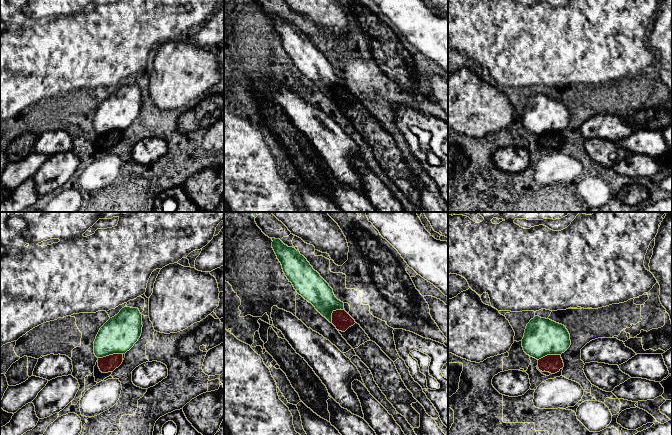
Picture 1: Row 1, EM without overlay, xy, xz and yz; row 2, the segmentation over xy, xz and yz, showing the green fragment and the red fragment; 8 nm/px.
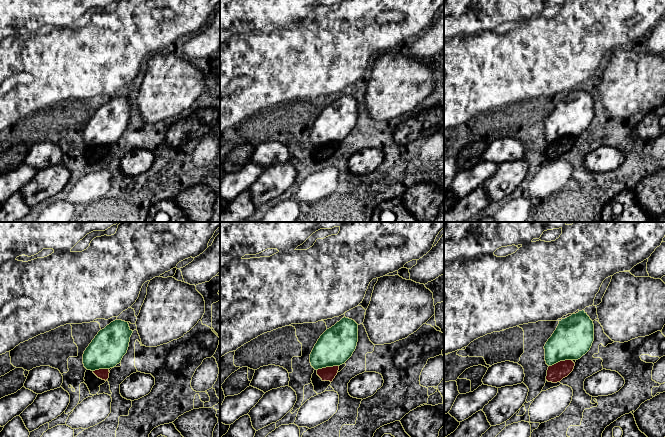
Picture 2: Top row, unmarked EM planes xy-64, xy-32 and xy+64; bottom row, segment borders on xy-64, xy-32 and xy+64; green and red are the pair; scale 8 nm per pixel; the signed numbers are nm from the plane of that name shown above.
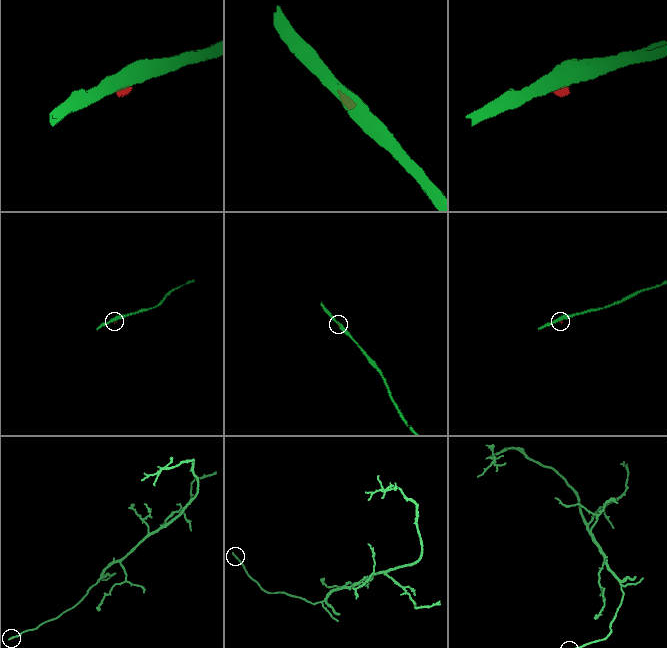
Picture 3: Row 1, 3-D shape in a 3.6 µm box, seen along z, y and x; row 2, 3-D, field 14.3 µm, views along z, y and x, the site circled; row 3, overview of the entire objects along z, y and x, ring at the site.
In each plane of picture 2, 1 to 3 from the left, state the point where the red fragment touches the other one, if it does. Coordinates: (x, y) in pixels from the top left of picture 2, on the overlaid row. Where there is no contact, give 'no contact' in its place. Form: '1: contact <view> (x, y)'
1: contact xy-64 (100, 368)
2: contact xy-32 (327, 366)
3: contact xy+64 (560, 360)

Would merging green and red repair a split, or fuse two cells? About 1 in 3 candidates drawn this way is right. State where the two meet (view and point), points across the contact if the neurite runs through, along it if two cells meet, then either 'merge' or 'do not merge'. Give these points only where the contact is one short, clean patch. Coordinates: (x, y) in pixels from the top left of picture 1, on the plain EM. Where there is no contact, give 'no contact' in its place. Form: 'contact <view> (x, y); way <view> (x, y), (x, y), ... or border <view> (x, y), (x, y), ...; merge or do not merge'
contact xy (110, 130); border xy (122, 129), (113, 129), (98, 134); do not merge

